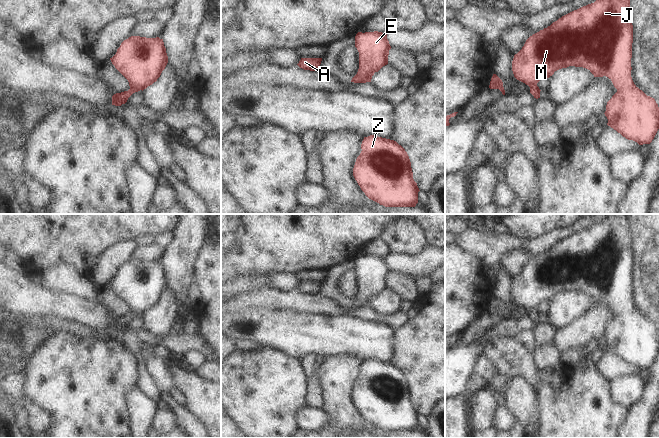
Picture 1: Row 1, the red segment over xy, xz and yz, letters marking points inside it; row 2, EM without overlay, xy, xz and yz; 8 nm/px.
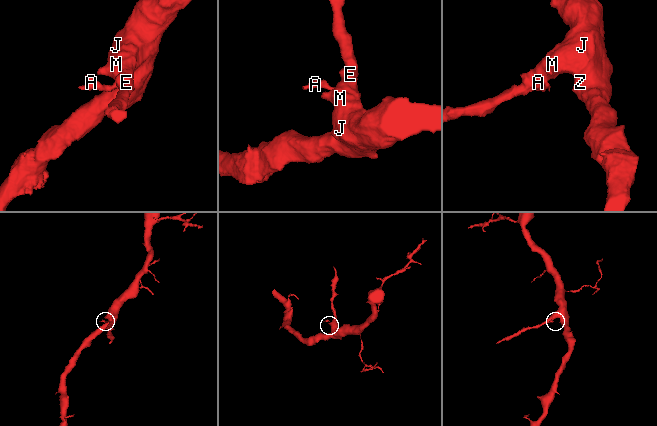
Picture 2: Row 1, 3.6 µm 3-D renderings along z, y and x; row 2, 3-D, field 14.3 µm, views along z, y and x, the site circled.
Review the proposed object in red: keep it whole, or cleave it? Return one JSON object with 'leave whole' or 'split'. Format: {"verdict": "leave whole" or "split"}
{"verdict": "split"}

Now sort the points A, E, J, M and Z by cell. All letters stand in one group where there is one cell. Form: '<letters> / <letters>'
A / E J M Z

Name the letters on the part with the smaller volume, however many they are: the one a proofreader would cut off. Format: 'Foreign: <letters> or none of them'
Foreign: A

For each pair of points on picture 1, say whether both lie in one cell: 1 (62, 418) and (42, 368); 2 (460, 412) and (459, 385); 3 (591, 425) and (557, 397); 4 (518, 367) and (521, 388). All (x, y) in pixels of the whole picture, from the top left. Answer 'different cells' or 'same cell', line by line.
1: same cell
2: different cells
3: same cell
4: different cells

